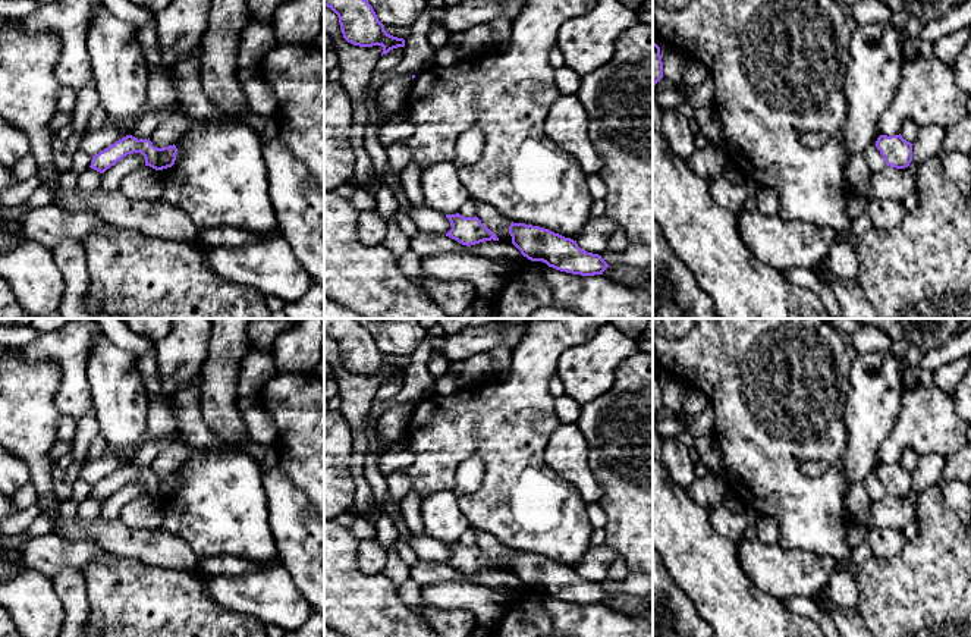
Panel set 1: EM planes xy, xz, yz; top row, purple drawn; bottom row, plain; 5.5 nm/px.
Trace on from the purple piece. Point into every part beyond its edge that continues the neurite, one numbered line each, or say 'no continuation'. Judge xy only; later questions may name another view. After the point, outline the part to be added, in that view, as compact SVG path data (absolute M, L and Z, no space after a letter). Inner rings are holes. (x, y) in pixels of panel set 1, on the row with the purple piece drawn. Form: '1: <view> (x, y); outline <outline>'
no continuation

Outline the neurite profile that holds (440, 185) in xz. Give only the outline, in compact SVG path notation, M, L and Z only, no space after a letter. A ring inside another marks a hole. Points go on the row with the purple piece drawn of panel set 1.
M452 161L434 163L419 178L425 205L444 214L456 214L469 200L469 194L458 178L458 166Z

